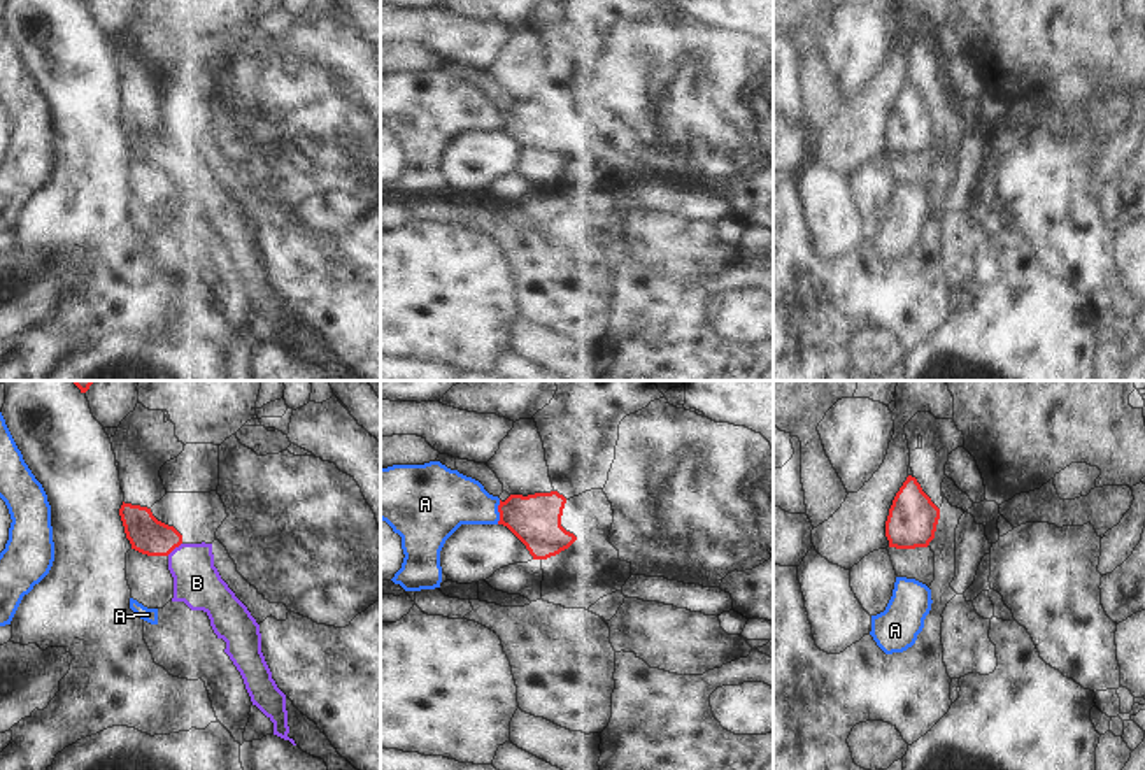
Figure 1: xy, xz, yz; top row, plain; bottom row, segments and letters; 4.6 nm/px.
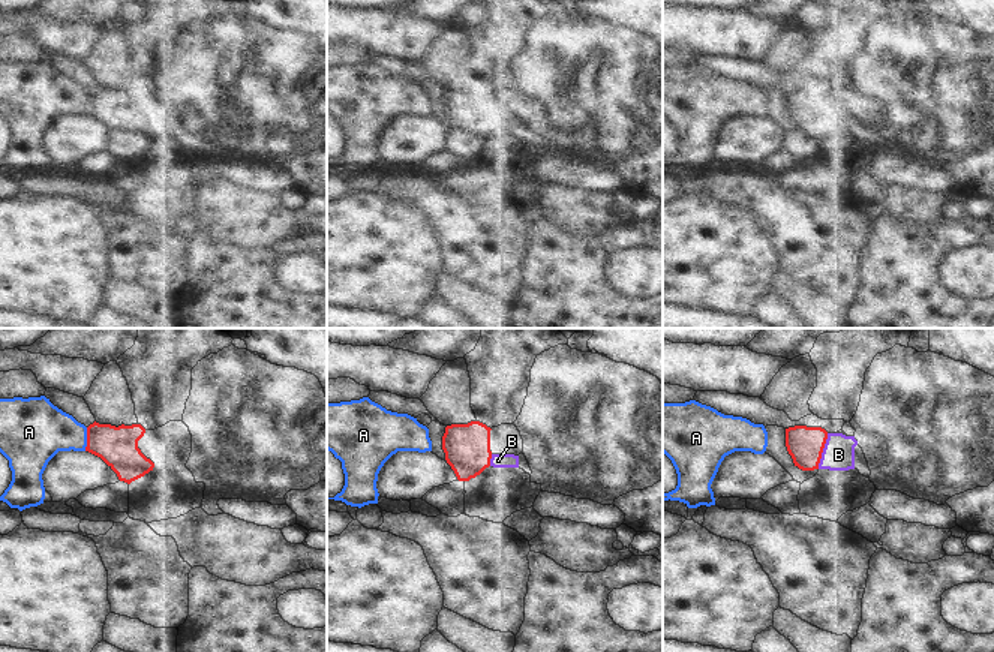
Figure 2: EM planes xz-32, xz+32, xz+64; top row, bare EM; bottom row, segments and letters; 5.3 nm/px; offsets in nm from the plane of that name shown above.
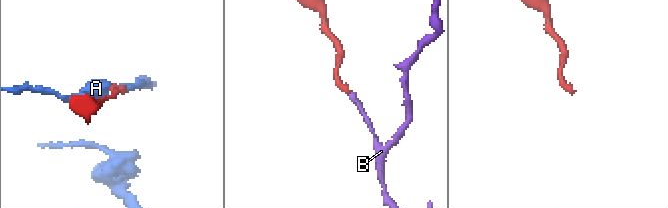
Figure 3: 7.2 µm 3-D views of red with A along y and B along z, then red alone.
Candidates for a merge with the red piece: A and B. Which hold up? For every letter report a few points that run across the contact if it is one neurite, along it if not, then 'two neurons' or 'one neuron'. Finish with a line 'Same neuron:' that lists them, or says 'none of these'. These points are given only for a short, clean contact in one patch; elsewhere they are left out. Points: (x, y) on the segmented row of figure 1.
A: two neurons
B: line xy (148, 535), (167, 541), (174, 548), (192, 567), (197, 583); one neuron
Same neuron: B

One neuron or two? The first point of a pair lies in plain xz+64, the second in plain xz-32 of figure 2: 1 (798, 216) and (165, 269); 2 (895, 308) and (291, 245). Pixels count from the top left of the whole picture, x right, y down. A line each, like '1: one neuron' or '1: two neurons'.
1: one neuron
2: one neuron

